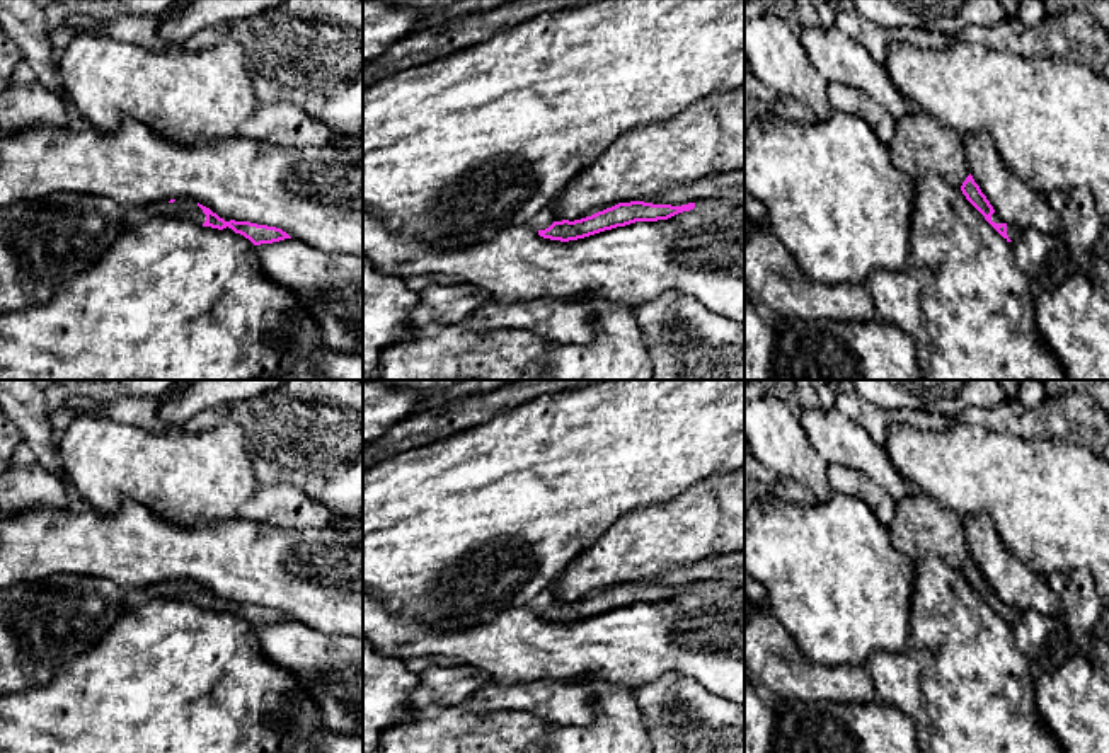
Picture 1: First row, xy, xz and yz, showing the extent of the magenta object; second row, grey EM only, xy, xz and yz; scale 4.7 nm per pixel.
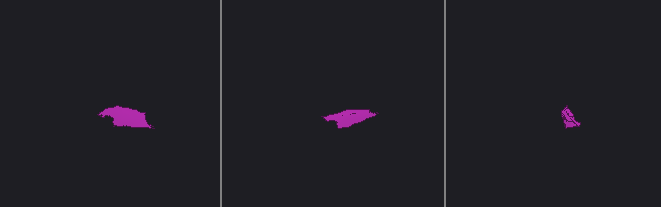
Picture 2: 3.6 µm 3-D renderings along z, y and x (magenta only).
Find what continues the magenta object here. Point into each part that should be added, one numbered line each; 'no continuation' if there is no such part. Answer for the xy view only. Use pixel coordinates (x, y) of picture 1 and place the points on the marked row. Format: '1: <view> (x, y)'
1: xy (183, 208)

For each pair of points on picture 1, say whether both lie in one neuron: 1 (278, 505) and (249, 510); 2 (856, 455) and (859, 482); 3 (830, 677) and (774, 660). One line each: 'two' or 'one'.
1: one
2: two
3: one

